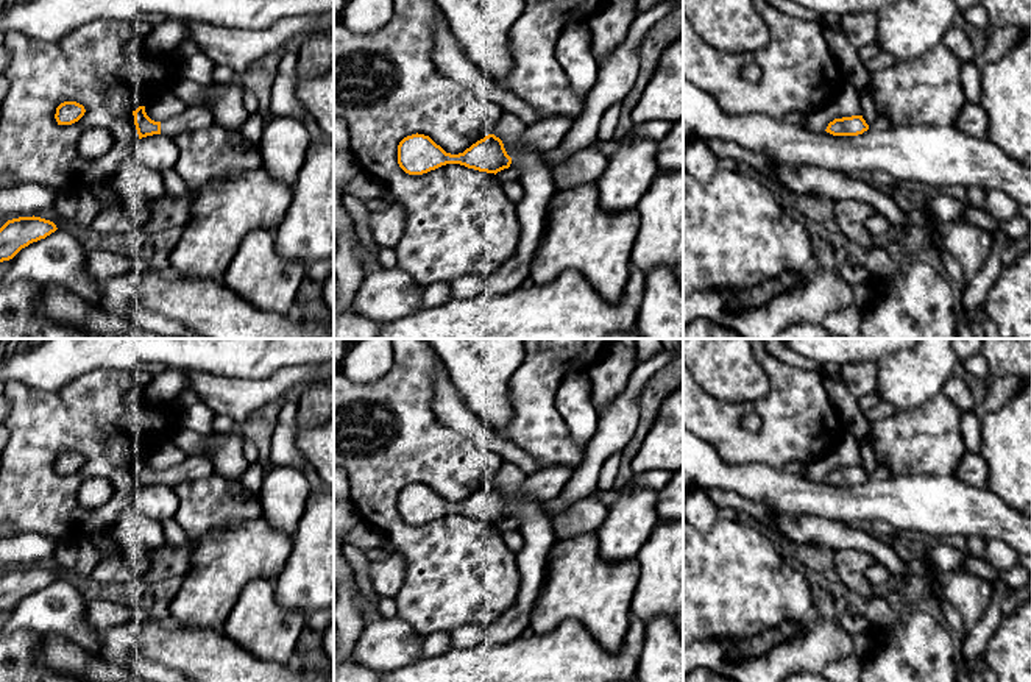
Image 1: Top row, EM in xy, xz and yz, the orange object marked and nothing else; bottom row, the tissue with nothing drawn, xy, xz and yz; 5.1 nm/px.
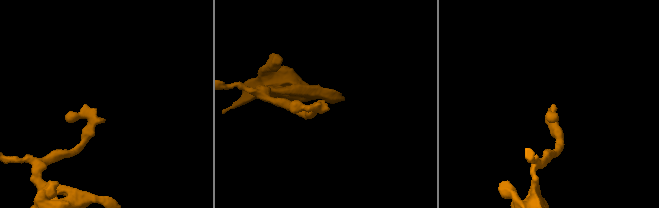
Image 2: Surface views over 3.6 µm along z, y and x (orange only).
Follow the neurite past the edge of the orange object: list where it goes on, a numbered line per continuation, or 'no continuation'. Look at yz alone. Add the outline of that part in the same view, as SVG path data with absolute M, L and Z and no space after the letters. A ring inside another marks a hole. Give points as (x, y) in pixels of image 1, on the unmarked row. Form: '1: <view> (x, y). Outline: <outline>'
no continuation

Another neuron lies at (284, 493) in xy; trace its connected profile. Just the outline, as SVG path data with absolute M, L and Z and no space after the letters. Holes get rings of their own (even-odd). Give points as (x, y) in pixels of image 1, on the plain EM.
M275 467L265 474L259 492L262 518L293 537L310 493L310 484L301 468Z

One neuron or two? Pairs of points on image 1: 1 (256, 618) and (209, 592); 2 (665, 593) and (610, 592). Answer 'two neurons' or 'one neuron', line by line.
1: two neurons
2: two neurons

